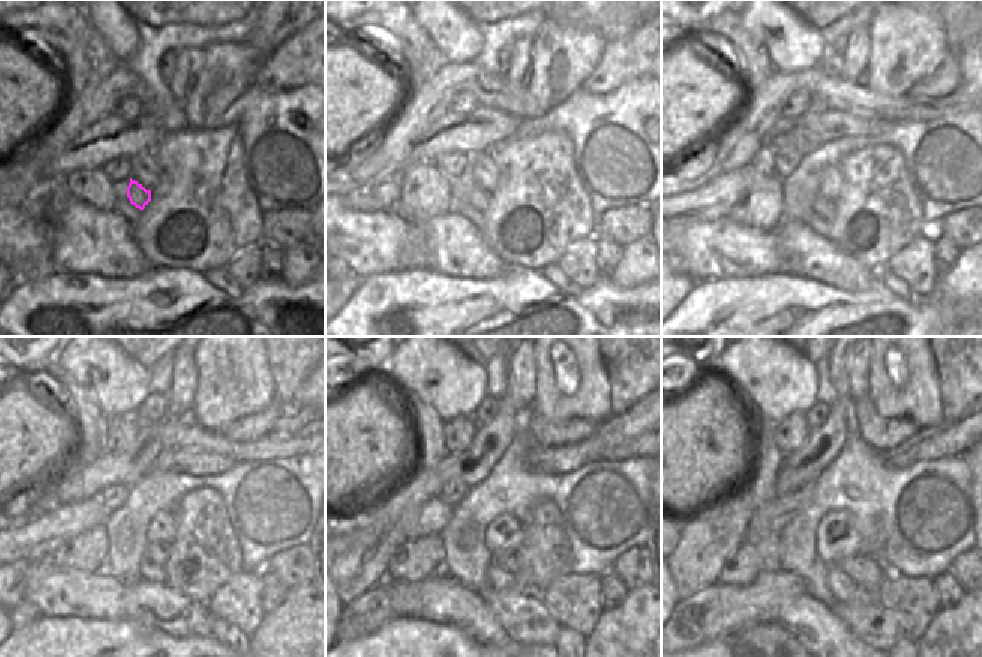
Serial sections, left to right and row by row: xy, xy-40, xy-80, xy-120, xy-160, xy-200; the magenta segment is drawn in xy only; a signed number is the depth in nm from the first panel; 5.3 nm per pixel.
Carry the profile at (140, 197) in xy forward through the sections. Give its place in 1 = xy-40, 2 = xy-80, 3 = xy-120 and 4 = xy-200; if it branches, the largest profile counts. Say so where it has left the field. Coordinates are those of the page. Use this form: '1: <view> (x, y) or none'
1: xy-40 (480, 200)
2: xy-80 (822, 207)
3: xy-120 (158, 554)
4: xy-200 (862, 570)

